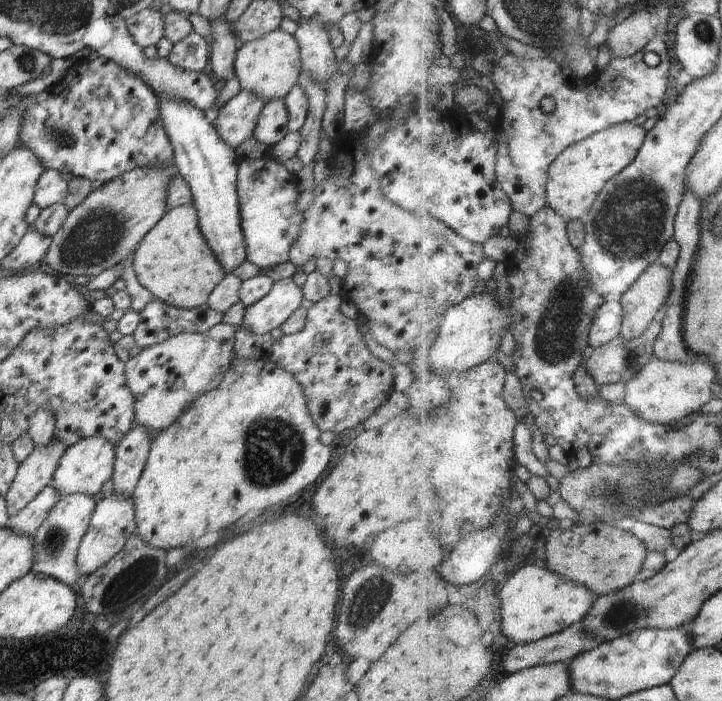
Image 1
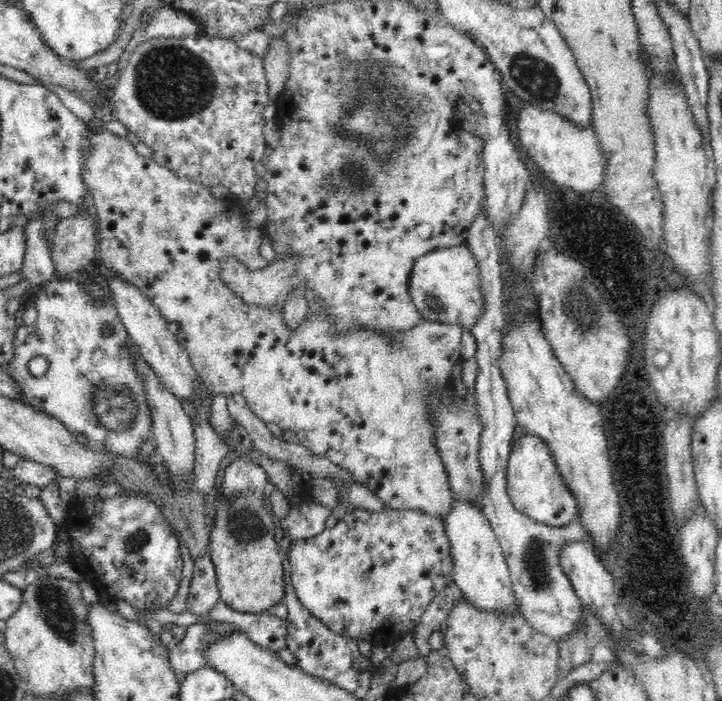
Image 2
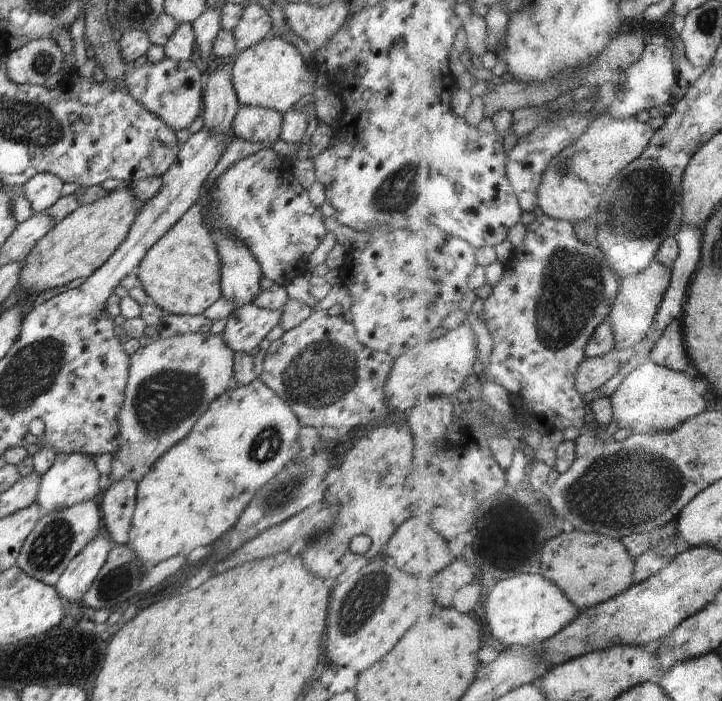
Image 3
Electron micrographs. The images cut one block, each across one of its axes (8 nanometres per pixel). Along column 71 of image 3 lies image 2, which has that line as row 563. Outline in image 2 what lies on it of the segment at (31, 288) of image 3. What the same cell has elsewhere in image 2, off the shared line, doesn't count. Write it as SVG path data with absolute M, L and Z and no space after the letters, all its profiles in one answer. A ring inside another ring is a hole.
M220 491L218 514L216 514L214 524L209 526L210 536L207 550L212 555L212 563L216 567L221 600L237 612L259 614L268 611L272 606L281 604L286 597L280 550L274 539L274 522L268 510L262 505L263 499L264 496L260 497L255 494L238 494L232 500L225 500Z

